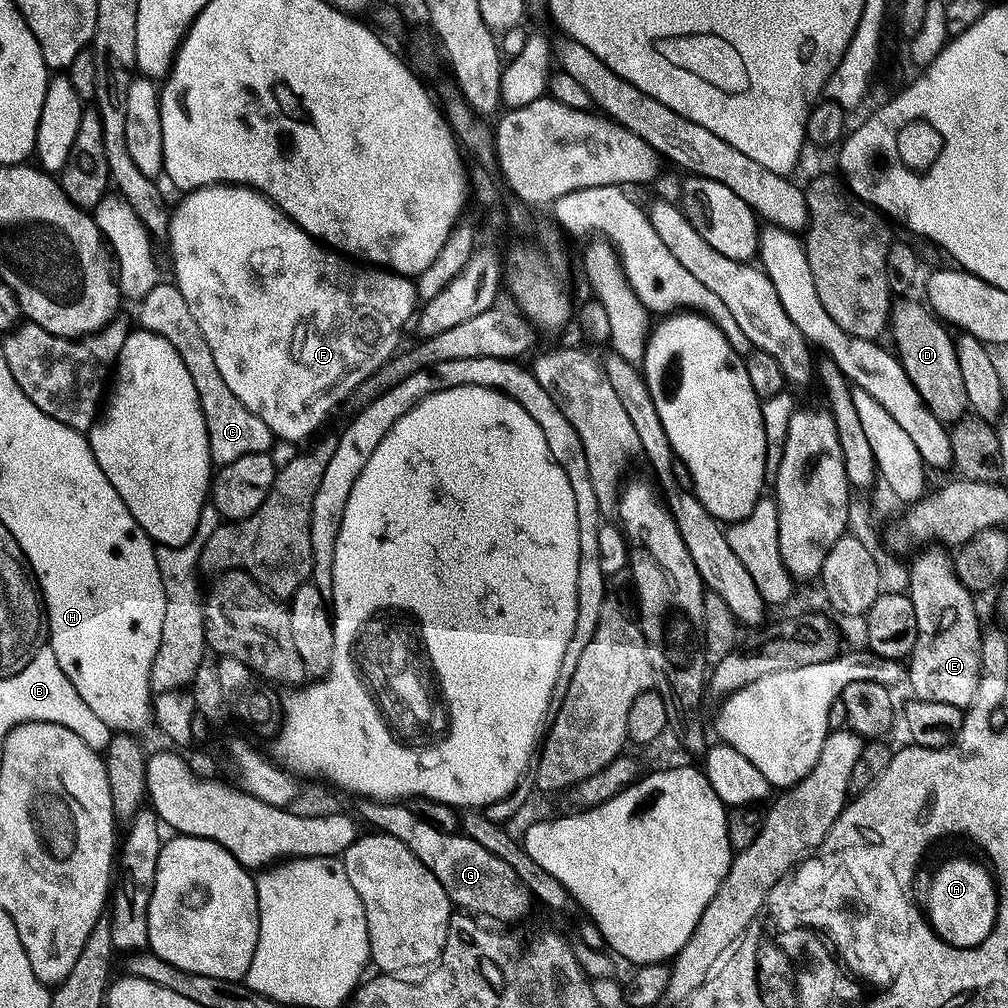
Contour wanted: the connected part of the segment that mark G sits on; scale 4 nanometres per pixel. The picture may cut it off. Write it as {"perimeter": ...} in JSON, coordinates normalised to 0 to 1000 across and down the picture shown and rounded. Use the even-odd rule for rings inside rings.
{"perimeter":[[[360,792],[352,796],[357,805],[356,813],[370,817],[368,820],[372,824],[383,825],[402,837],[429,864],[431,871],[438,875],[449,898],[455,899],[459,904],[488,915],[496,915],[492,913],[516,913],[530,898],[528,886],[516,874],[514,867],[510,867],[510,863],[506,863],[506,859],[498,855],[498,851],[486,847],[482,839],[474,839],[474,835],[470,835],[465,829],[455,824],[439,826],[433,823],[401,796],[381,797],[379,794]]]}

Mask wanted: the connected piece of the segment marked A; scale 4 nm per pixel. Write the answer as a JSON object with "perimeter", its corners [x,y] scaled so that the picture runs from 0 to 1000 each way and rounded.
{"perimeter":[[[940,852],[934,854],[930,861],[921,881],[921,893],[917,895],[919,911],[926,925],[931,926],[939,937],[947,940],[967,940],[981,930],[988,918],[991,886],[987,872],[977,858],[962,852]]]}

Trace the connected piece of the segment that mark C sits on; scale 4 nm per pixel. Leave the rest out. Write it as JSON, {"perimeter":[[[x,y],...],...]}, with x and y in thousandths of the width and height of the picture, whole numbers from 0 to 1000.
{"perimeter":[[[174,281],[155,282],[153,288],[149,288],[149,292],[145,292],[145,296],[137,300],[137,306],[139,306],[138,324],[165,335],[165,339],[169,339],[169,343],[177,347],[177,355],[185,359],[188,375],[192,375],[192,387],[196,387],[200,411],[204,415],[211,461],[227,460],[244,450],[269,449],[272,434],[268,423],[264,423],[264,419],[260,419],[256,411],[244,407],[244,403],[240,403],[240,399],[232,395],[232,387],[224,383],[220,371],[216,371],[212,351],[208,351],[208,343],[204,343],[204,335],[200,335],[200,327],[196,327],[196,319],[192,319],[192,312],[188,312],[188,304],[185,304],[185,296],[181,296]]]}

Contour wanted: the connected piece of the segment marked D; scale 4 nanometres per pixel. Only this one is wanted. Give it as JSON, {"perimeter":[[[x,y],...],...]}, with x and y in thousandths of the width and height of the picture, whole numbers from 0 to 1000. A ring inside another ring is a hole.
{"perimeter":[[[901,297],[890,299],[883,308],[883,333],[885,329],[892,357],[918,404],[938,423],[943,423],[961,408],[948,342],[945,334],[940,334],[941,326],[916,301],[913,303]]]}

